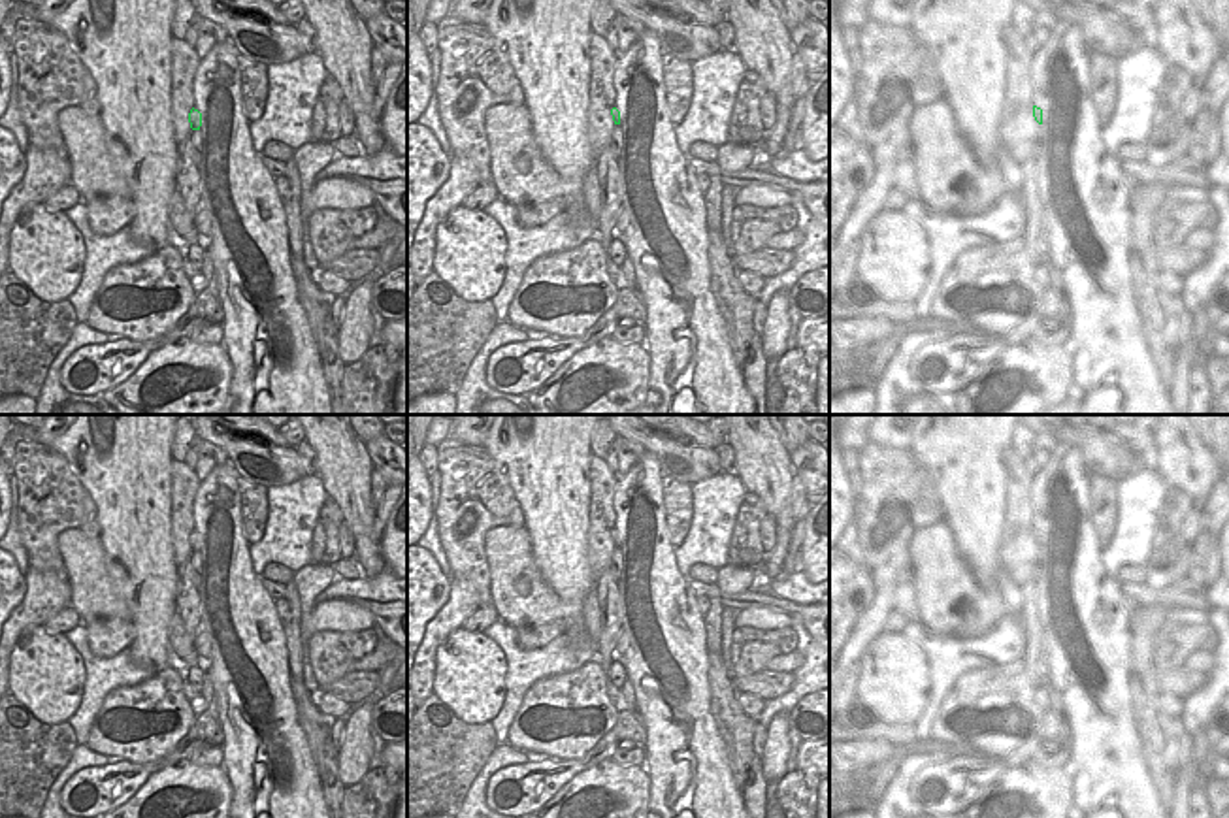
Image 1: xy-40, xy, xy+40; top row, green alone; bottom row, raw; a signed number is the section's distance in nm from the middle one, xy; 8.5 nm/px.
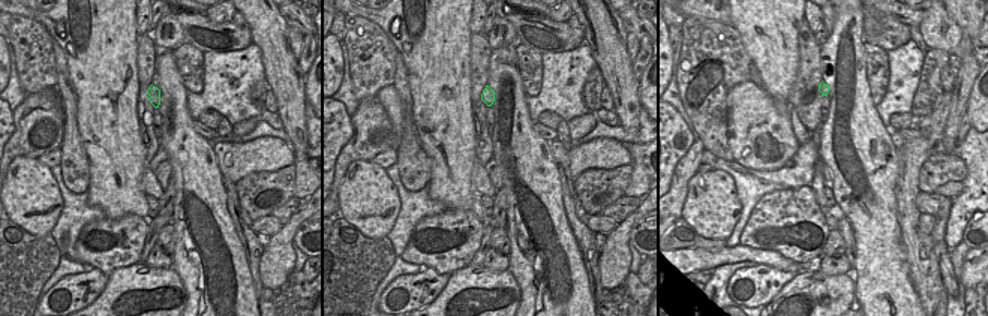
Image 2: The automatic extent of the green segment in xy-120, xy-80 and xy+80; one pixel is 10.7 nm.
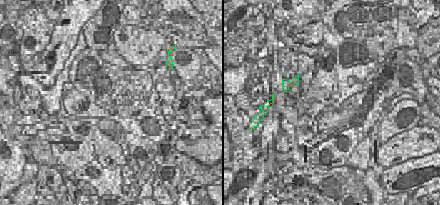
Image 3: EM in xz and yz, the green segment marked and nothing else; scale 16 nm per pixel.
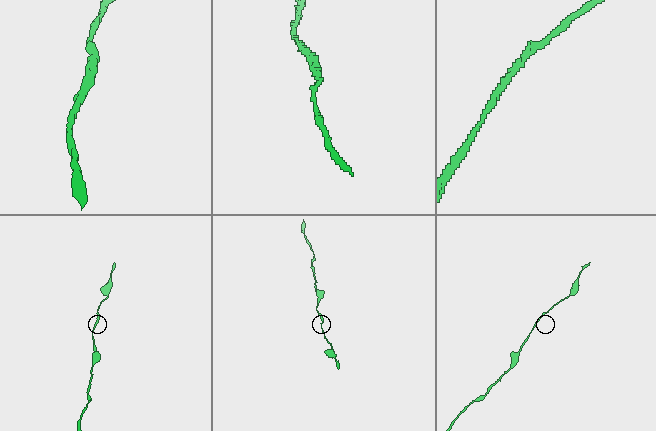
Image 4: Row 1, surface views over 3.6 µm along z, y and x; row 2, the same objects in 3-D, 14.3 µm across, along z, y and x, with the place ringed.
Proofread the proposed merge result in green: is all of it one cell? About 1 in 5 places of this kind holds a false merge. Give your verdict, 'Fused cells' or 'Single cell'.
Single cell.

